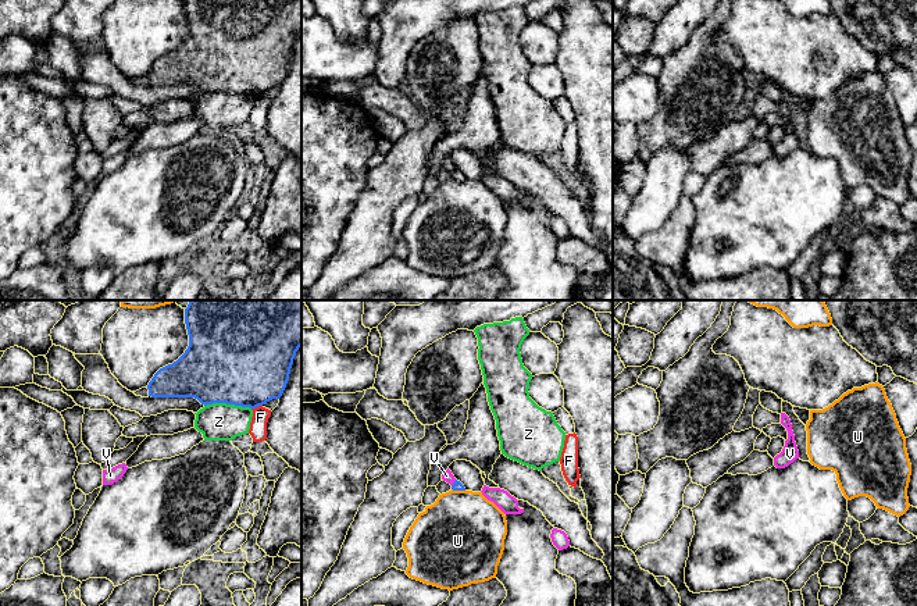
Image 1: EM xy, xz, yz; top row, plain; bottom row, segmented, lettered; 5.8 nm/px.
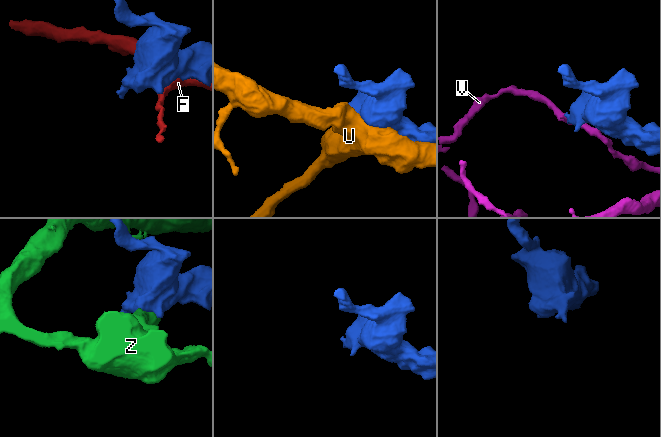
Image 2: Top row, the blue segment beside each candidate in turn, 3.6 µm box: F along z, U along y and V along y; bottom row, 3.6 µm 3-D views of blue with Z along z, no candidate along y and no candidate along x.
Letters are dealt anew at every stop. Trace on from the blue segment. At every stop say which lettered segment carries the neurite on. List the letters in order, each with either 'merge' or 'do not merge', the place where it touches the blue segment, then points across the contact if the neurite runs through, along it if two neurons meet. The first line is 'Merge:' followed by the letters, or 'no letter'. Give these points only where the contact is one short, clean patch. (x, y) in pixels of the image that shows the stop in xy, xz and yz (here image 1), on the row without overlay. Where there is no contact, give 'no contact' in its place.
Merge: no letter
F: do not merge | xy (256, 95)
U: do not merge | xz (459, 178)
V: do not merge | xz (455, 171) | along xz (456, 168), (452, 174)
Z: do not merge | xy (228, 92)

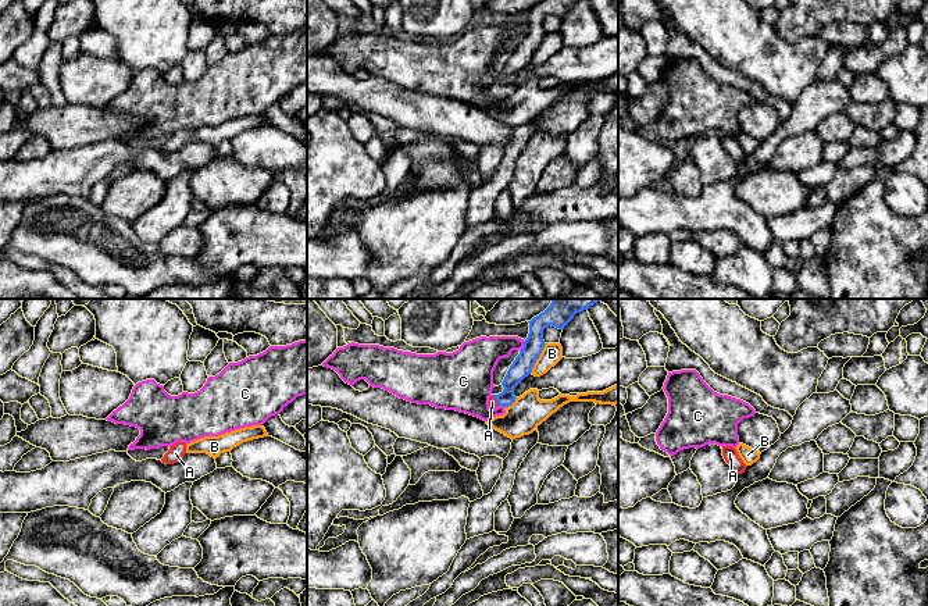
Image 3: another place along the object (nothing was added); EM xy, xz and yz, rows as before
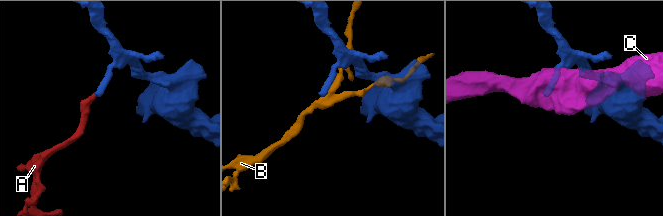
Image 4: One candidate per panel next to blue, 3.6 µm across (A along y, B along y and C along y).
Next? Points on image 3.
Merge: A
A: merge | xz (496, 89) | across xz (521, 56), (496, 89), (492, 91)
B: do not merge | xz (538, 46)
C: do not merge | xz (524, 35) | along xz (525, 29), (520, 41)

